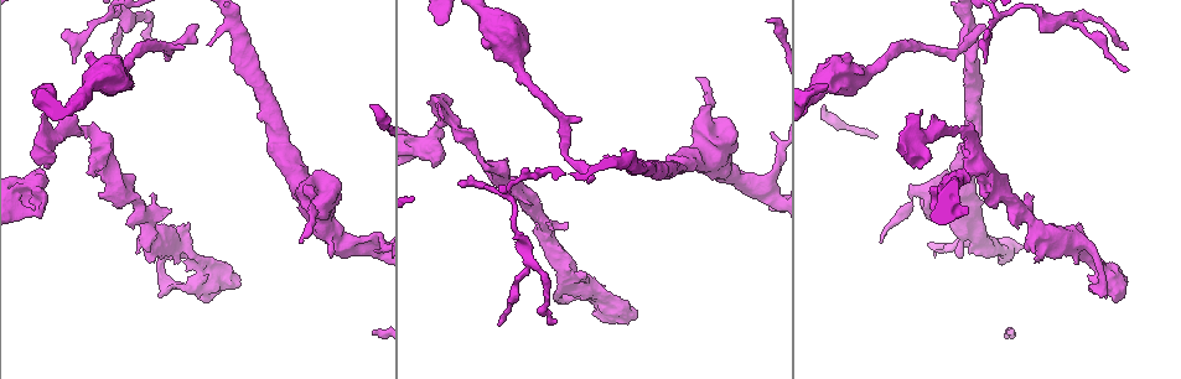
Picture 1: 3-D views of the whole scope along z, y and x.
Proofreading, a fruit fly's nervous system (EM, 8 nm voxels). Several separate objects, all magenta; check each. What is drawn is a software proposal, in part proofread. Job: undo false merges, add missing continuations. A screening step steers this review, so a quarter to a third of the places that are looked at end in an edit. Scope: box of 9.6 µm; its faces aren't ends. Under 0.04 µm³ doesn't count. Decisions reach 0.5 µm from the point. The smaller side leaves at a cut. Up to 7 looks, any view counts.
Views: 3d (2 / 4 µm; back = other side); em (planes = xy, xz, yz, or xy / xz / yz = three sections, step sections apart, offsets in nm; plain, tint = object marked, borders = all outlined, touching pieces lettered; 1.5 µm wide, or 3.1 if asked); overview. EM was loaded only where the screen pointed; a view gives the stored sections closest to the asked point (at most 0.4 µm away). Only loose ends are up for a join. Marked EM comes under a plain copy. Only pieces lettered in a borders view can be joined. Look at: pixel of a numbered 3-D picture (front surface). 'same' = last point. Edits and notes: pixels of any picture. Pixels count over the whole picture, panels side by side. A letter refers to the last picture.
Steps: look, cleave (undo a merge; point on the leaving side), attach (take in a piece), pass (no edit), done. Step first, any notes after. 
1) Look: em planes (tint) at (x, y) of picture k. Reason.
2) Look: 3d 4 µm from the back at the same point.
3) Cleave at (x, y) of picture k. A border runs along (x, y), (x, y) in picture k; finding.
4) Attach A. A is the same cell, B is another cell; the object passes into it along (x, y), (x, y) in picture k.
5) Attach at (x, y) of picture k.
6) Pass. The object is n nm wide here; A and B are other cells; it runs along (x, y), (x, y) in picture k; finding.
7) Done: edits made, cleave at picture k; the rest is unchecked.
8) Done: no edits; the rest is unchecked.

Look: 3d 2 µm at (586, 277) of picture 1. Free end.

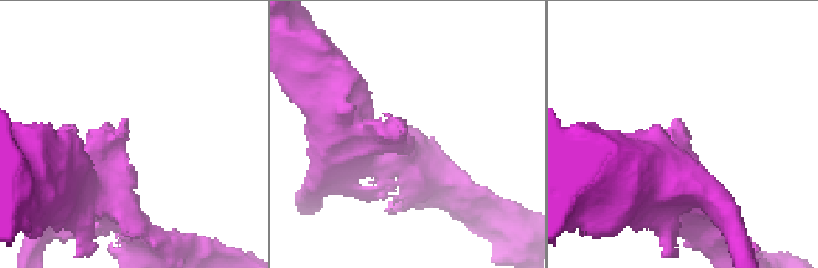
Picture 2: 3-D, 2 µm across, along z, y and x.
Look: em planes (borders) at (405, 131) of picture 2. Now the EM.

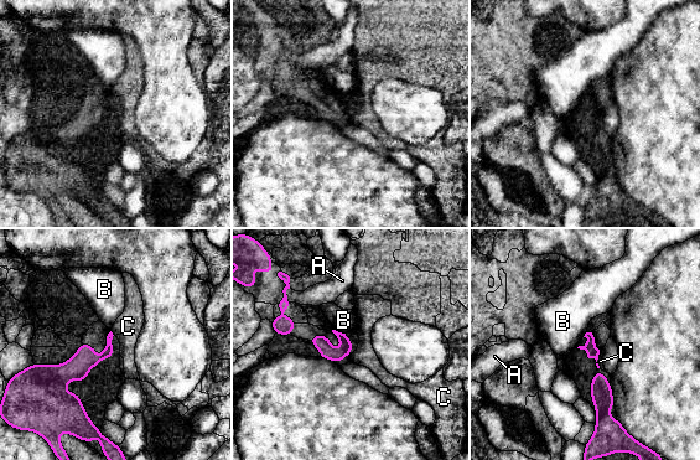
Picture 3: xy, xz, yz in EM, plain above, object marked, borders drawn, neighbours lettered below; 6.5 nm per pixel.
Pass. A, B and C are other cells; none of them fits.

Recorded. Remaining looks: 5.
Look: 3d 4 µm at (88, 170) of picture 1. An open end.

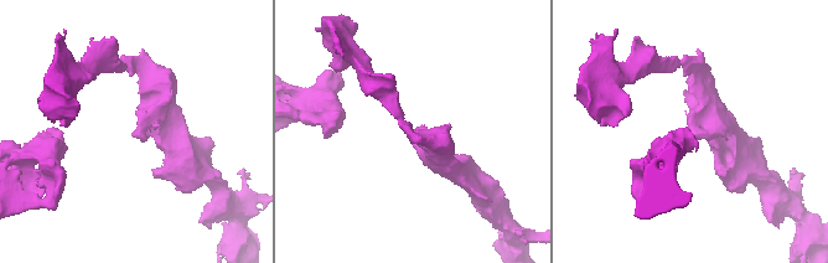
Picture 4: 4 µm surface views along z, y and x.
Look: em xy step 4 (tint) at (134, 130) of picture 4.

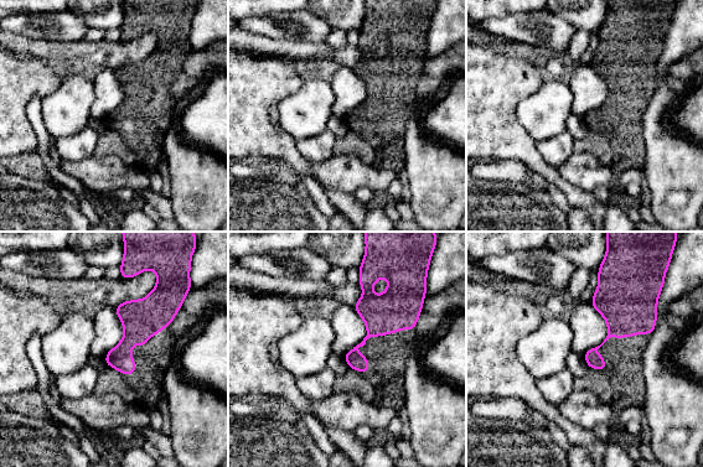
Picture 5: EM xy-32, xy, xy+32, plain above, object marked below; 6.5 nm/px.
Look: em planes (borders) at the same point. Another direction.

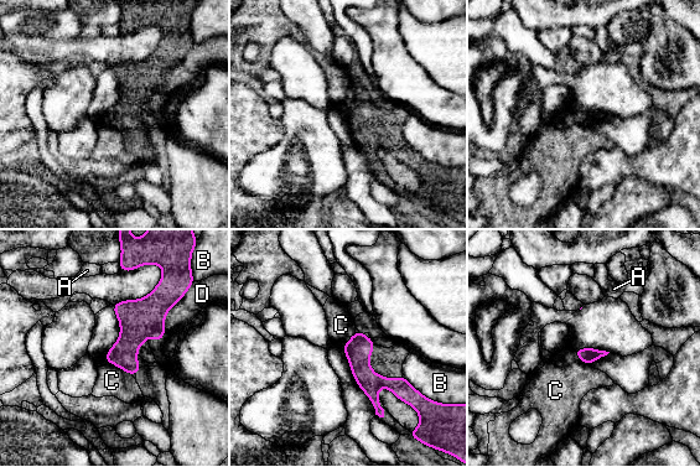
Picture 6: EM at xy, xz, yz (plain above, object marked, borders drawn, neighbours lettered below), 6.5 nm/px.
Pass. A, B, C and D are other cells; a border runs along (104, 358), (131, 375) in picture 6; none of them fits.

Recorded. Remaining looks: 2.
Look: em planes (borders) at (1041, 15) of picture 1. Calibre changes.

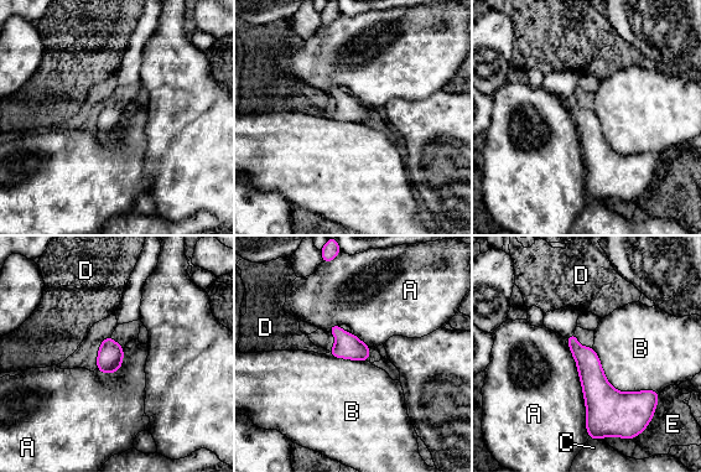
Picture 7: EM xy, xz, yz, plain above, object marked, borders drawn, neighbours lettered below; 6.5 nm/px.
Pass. The object is 160 nm wide here; A, B, C, D and E are other cells; a border runs along (592, 347), (616, 389), (659, 392) in picture 7; all the same neuron.

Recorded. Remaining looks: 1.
Done: no edits; the rest is unchecked.

